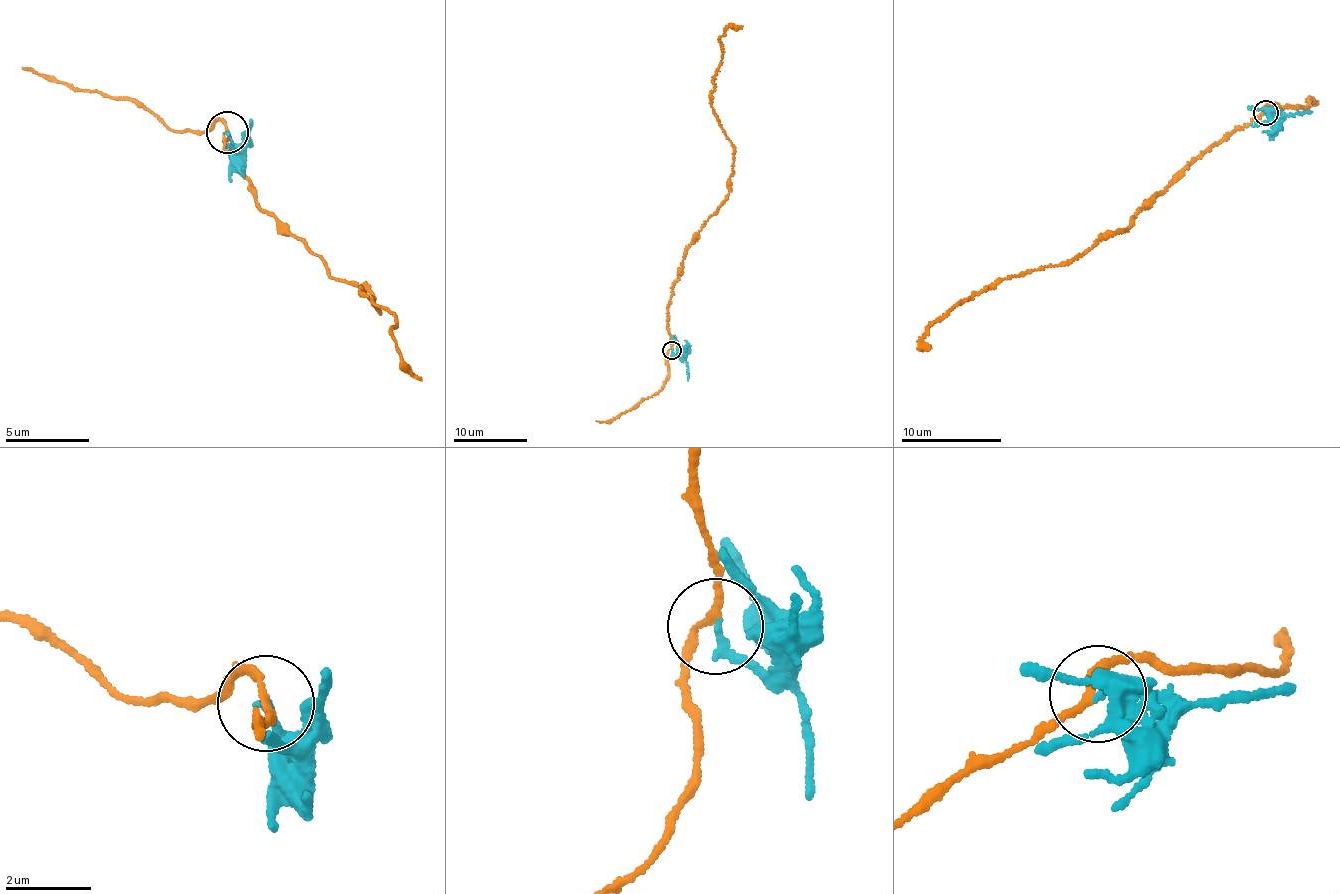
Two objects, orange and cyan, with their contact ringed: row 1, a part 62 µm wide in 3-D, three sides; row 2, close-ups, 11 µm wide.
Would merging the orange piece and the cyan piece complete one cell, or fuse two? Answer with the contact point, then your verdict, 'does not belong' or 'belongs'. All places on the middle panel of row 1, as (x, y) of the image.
(672, 350) | does not belong

